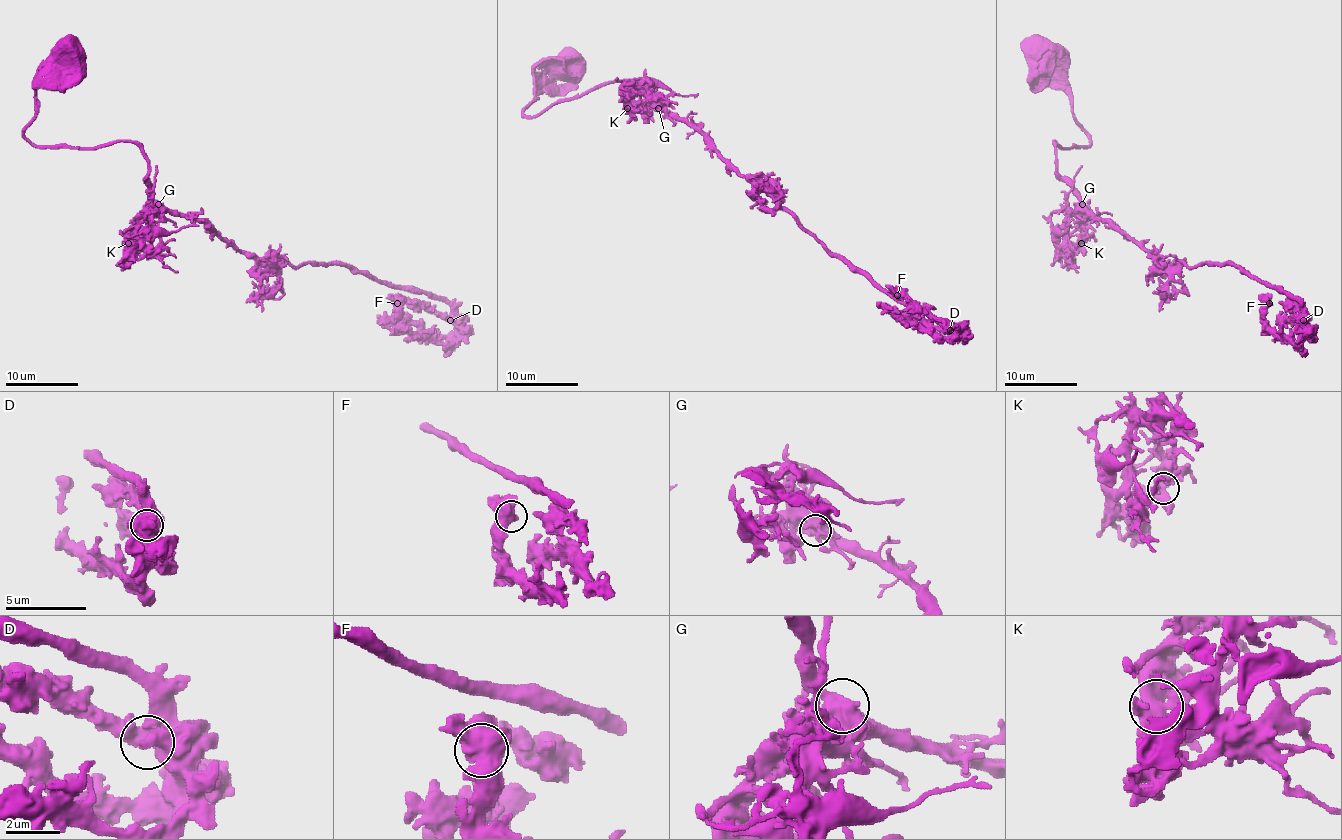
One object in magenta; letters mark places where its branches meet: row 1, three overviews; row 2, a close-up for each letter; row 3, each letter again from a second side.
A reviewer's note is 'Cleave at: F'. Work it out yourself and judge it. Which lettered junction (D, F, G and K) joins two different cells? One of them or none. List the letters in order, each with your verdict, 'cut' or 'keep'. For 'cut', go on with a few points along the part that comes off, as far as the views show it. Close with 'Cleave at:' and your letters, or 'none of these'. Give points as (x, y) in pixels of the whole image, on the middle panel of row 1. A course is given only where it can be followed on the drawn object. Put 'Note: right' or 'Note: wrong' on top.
Note: wrong
D: keep
F: keep
G: keep
K: keep
Cleave at: none of these

